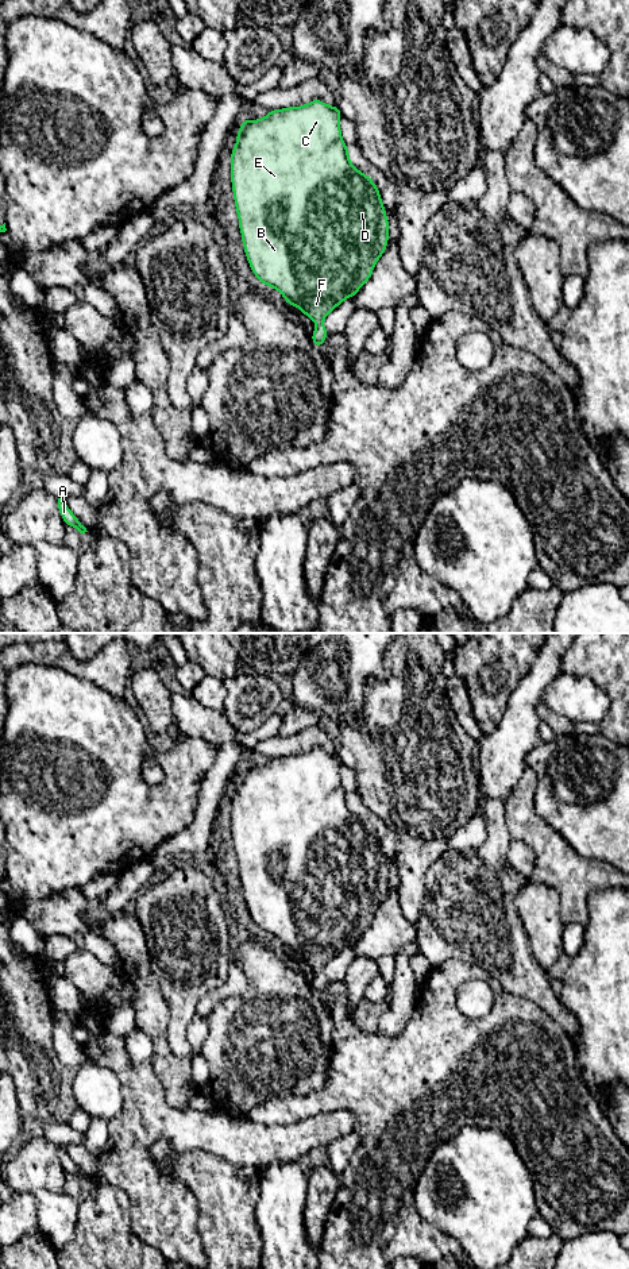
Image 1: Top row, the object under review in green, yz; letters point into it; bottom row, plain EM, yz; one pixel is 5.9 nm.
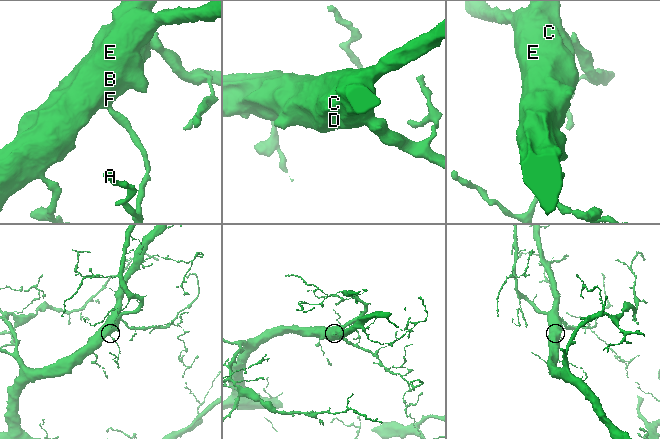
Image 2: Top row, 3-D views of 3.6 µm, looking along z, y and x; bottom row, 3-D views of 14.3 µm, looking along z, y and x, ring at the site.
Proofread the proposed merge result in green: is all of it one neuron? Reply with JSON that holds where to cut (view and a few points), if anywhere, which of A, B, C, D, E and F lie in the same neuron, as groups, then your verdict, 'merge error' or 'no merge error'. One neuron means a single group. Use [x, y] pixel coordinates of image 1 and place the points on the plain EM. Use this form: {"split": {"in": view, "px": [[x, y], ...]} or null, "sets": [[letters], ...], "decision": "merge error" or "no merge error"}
{"split": null, "sets": [["A", "B", "C", "D", "E", "F"]], "decision": "no merge error"}

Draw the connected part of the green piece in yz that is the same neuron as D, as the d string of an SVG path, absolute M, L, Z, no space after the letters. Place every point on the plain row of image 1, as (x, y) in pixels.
M314 747L300 755L288 755L282 757L270 757L269 761L256 768L244 767L236 782L236 792L231 798L231 832L236 863L239 867L239 878L246 906L250 911L252 922L261 932L274 936L279 940L288 953L297 954L305 964L314 969L316 979L310 983L313 992L321 996L328 986L324 975L324 967L346 946L352 946L360 936L370 927L378 907L387 896L390 871L386 865L386 857L382 850L381 841L375 830L364 821L358 818L350 809L348 795L341 786L340 765L343 761L335 753L327 753L323 748Z

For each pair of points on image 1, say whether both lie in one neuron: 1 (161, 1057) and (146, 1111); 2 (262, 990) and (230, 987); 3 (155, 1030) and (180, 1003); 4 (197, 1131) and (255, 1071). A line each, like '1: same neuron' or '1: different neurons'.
1: different neurons
2: different neurons
3: different neurons
4: different neurons

